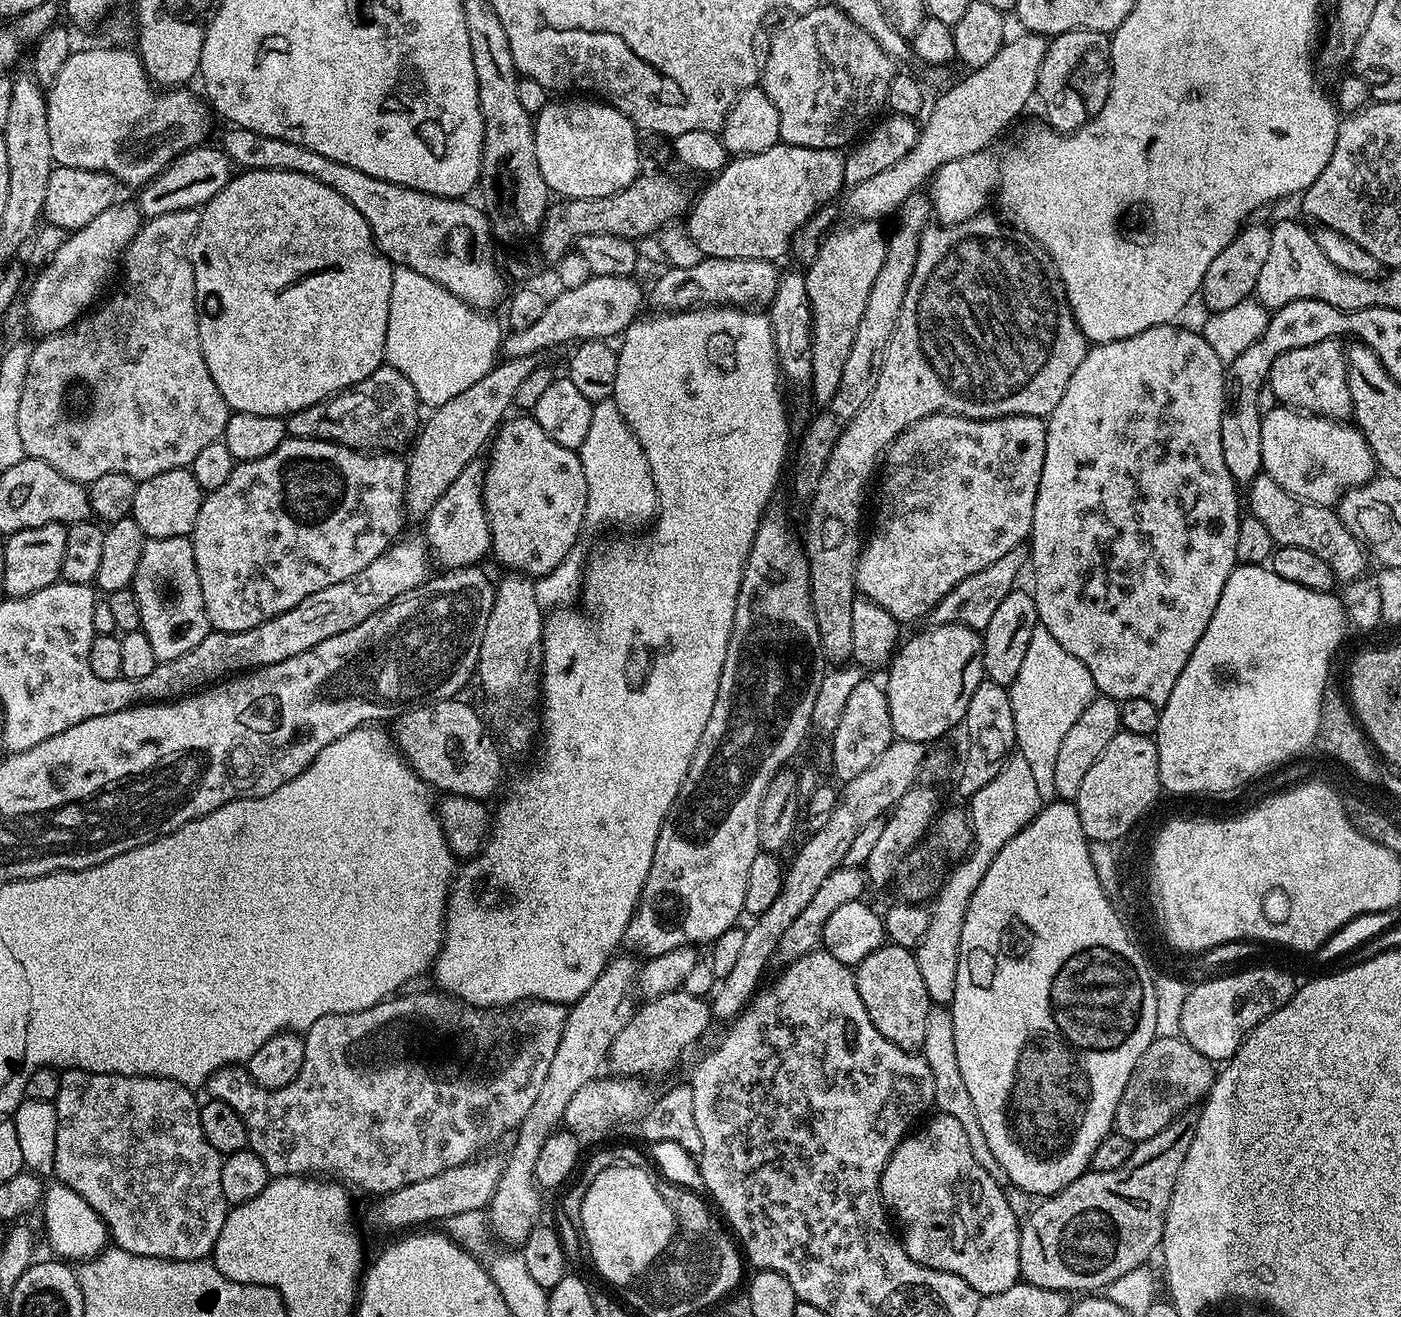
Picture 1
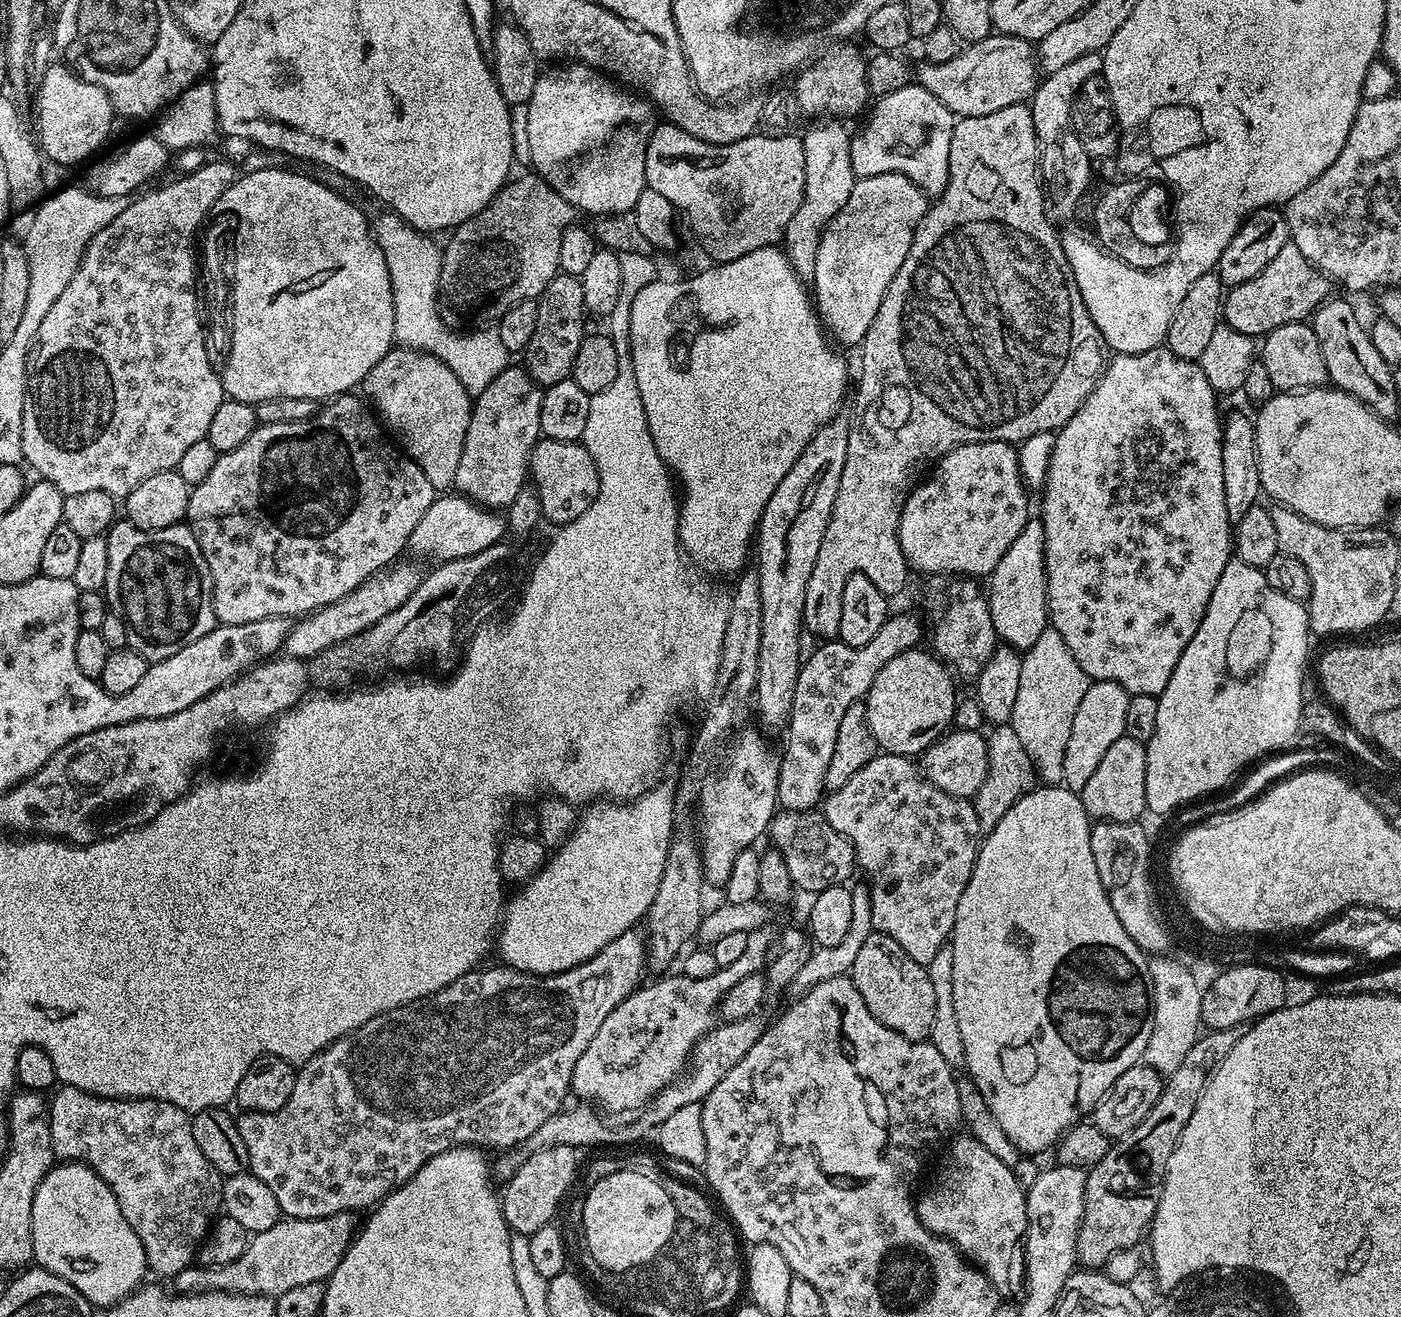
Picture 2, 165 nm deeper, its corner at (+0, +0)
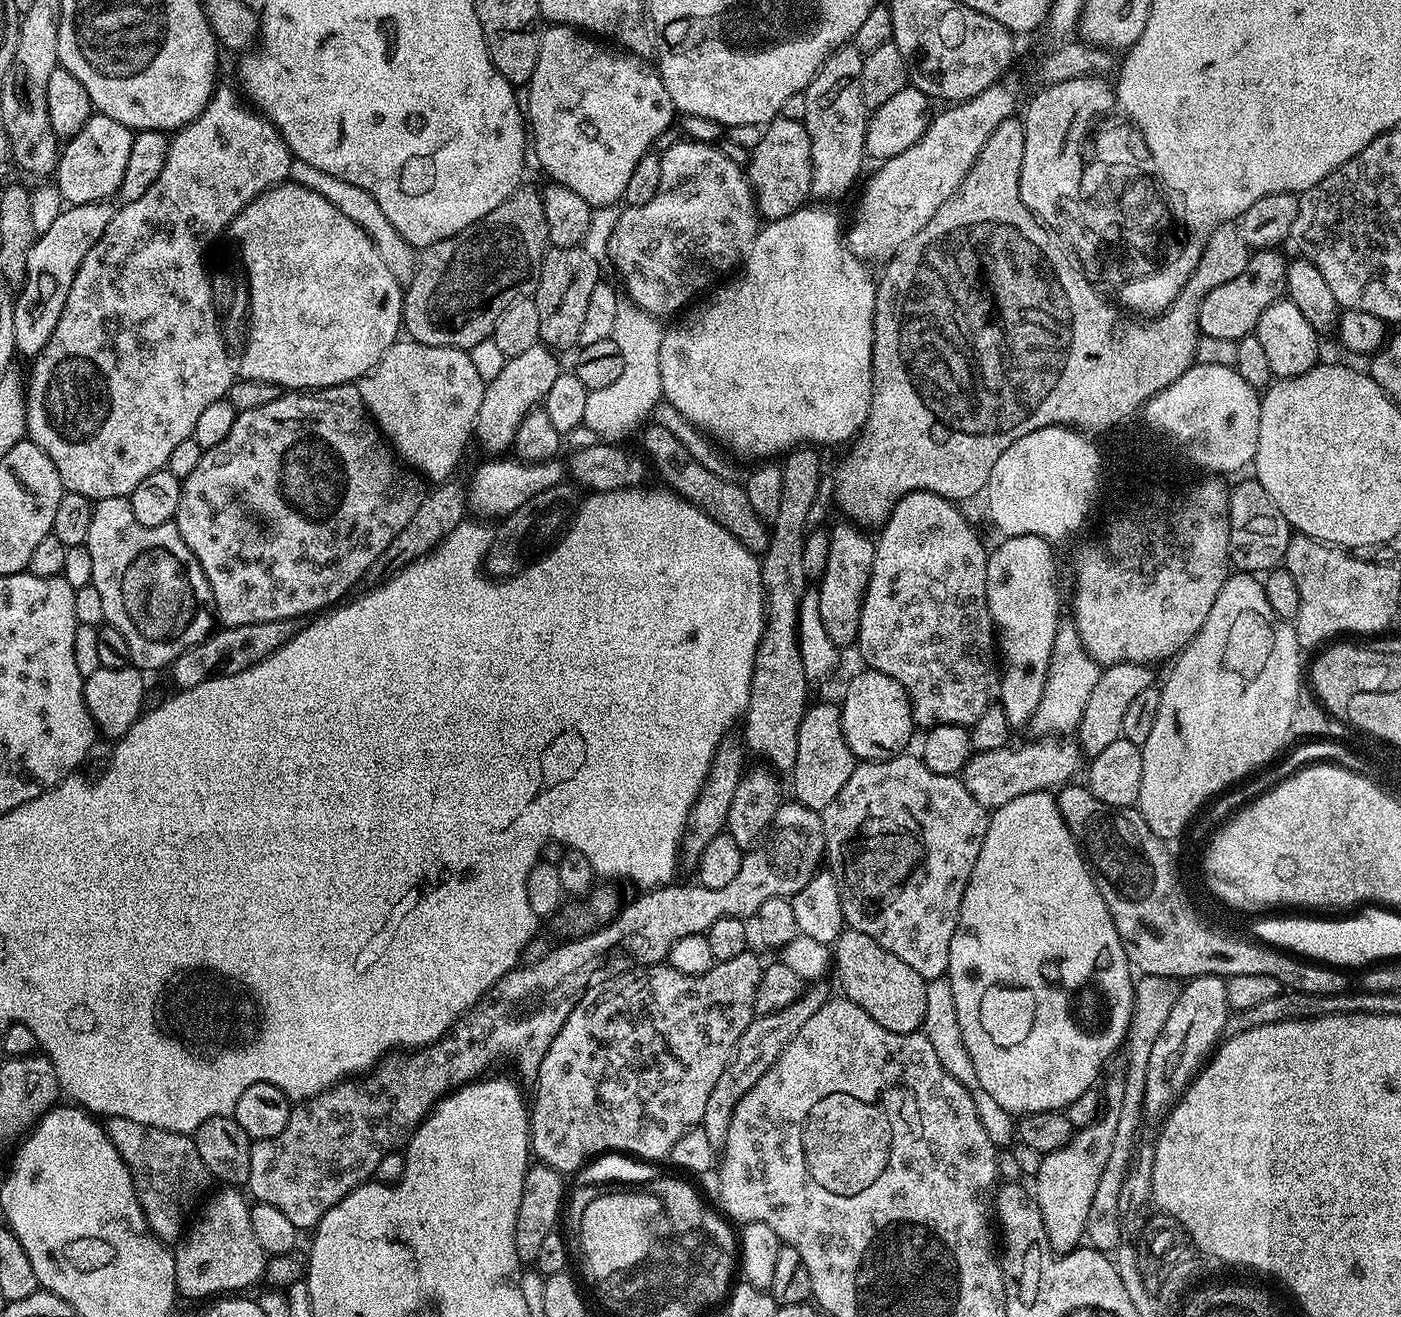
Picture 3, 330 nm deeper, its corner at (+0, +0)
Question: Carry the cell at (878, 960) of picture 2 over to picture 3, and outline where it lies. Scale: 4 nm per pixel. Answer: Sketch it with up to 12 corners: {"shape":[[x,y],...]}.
{"shape":[[845,927],[834,945],[843,995],[878,1026],[923,1029],[928,981]]}

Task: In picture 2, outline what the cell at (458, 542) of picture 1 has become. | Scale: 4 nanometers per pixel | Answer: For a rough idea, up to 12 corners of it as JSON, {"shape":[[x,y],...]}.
{"shape":[[509,366],[475,397],[454,485],[507,510],[541,439],[541,385]]}

